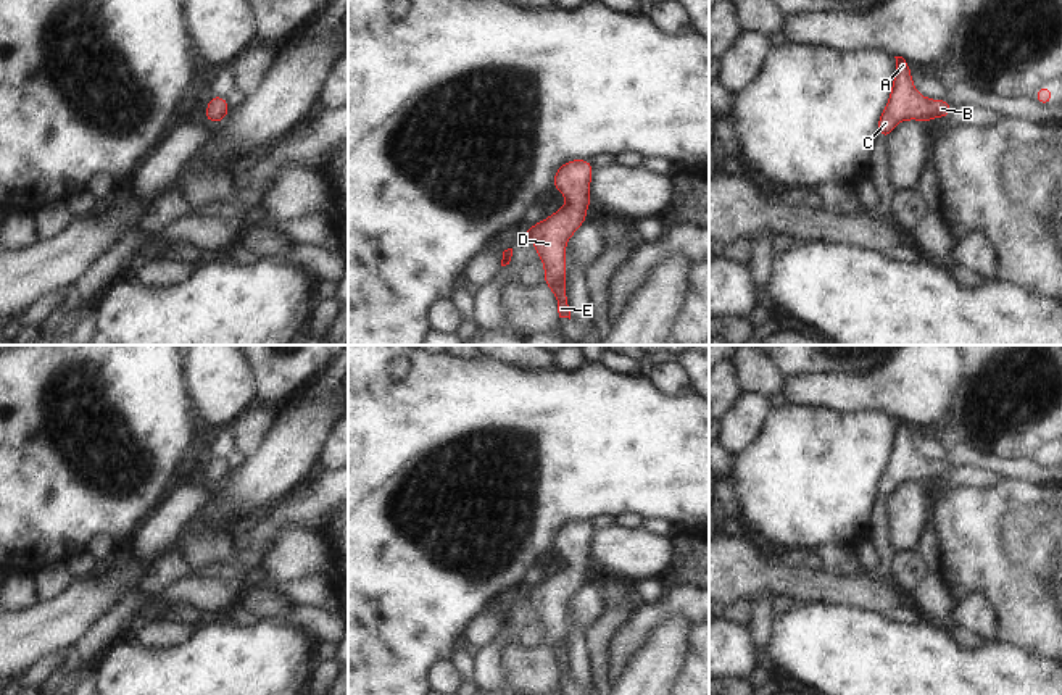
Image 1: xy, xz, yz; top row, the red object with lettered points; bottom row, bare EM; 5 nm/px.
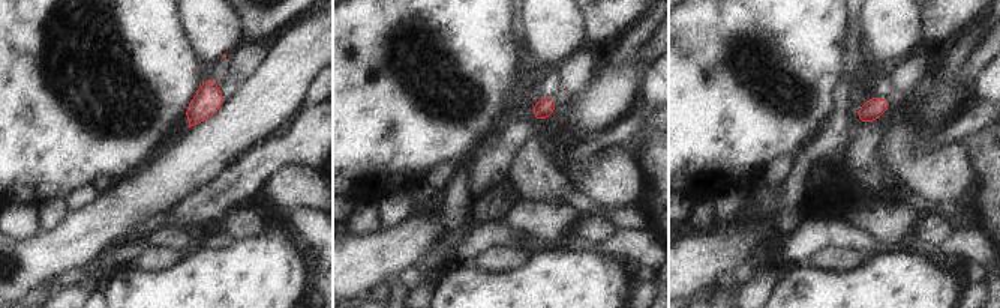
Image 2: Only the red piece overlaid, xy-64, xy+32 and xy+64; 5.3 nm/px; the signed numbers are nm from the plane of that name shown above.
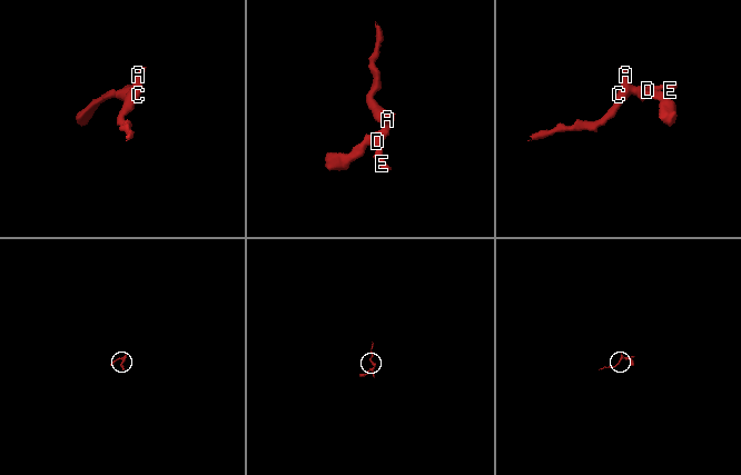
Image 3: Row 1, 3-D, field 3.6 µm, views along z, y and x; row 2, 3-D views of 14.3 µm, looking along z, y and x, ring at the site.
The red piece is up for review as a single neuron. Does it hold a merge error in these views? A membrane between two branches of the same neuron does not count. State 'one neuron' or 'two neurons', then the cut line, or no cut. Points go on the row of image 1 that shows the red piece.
one neuron | no cut

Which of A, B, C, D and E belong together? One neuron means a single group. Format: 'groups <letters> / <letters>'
groups A B C D E

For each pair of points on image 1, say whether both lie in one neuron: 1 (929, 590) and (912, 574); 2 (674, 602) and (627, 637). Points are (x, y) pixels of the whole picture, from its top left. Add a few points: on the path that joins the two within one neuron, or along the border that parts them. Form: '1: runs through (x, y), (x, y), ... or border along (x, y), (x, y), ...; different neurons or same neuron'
1: border along (927, 573), (911, 597); different neurons
2: runs through (663, 608), (638, 628); same neuron

